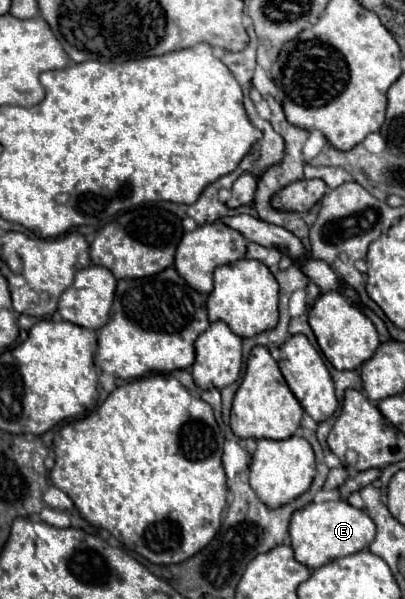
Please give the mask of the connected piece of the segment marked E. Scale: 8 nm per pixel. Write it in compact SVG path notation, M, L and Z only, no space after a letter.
M346 500L310 502L290 518L290 540L296 560L308 568L320 568L336 558L364 550L376 536L376 524L364 510L350 506Z

